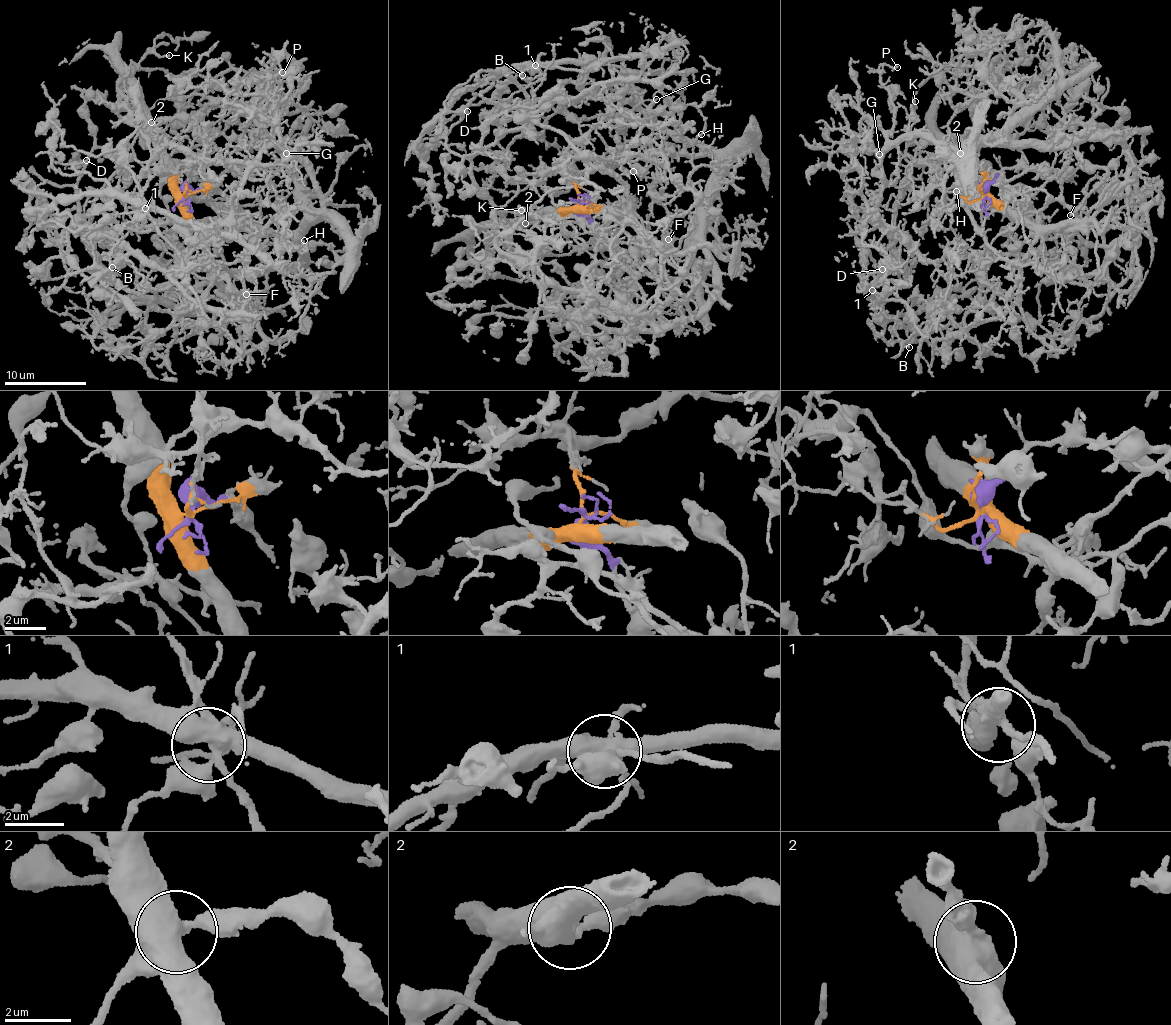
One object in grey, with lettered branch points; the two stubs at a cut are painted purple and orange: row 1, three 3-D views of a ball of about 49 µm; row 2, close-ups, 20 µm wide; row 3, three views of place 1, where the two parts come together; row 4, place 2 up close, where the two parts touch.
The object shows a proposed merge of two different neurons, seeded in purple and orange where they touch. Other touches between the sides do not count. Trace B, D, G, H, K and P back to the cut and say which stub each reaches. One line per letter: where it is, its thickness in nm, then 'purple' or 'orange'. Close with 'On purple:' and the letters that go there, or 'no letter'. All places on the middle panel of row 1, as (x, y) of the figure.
B: at (522, 75); 100 nm thick; purple
D: at (467, 111); 130 nm thick; purple
G: at (656, 99); 130 nm thick; purple
H: at (701, 134); 80 nm thick; purple
K: at (521, 210); 140 nm thick; orange
P: at (633, 171); 130 nm thick; purple
On purple: B, D, G, H, P

